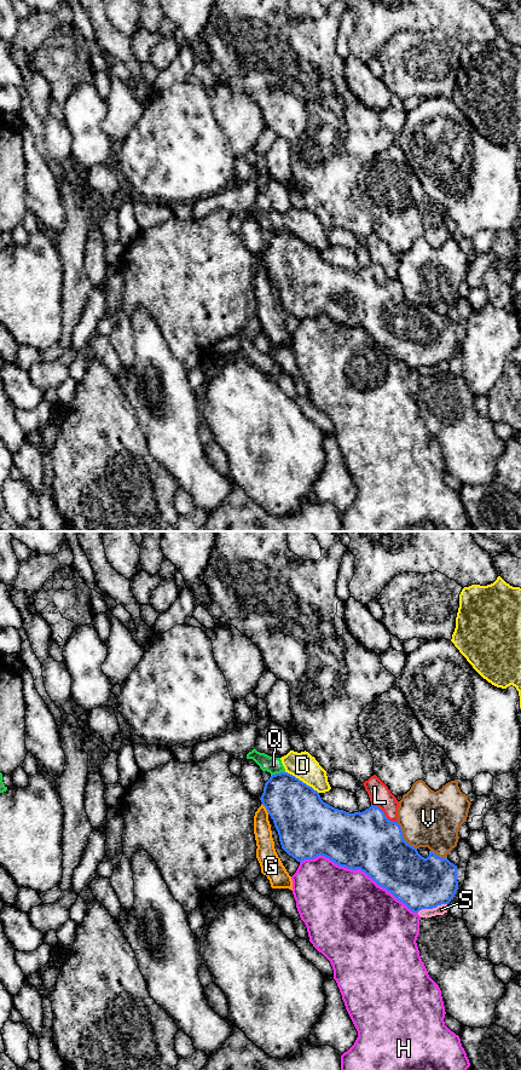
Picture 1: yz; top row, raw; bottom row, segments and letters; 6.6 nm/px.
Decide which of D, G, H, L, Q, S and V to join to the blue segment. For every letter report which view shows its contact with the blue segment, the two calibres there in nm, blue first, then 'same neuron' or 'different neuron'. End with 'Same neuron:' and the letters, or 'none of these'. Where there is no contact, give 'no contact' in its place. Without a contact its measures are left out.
D: yz | 360/180 nm | different neuron
G: yz | 360/120 nm | different neuron
H: yz | 400/460 nm | different neuron
L: yz | 400/150 nm | different neuron
Q: yz | 340/110 nm | different neuron
S: yz | 340/70 nm | different neuron
V: yz | 400/380 nm | different neuron
Same neuron: none of these

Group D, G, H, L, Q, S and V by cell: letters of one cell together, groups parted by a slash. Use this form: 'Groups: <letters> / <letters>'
Groups: D Q / G / H / L / S / V

